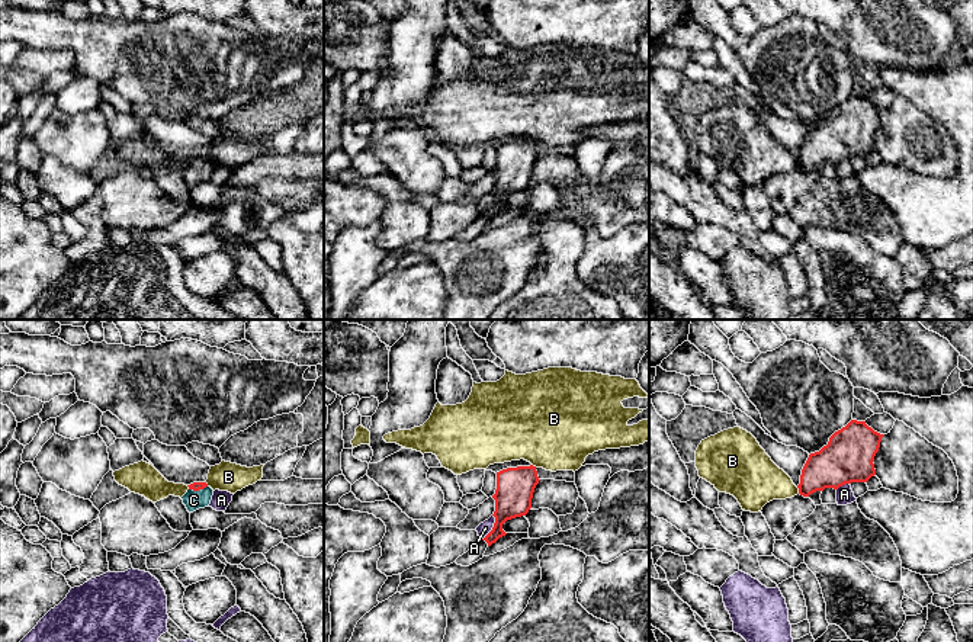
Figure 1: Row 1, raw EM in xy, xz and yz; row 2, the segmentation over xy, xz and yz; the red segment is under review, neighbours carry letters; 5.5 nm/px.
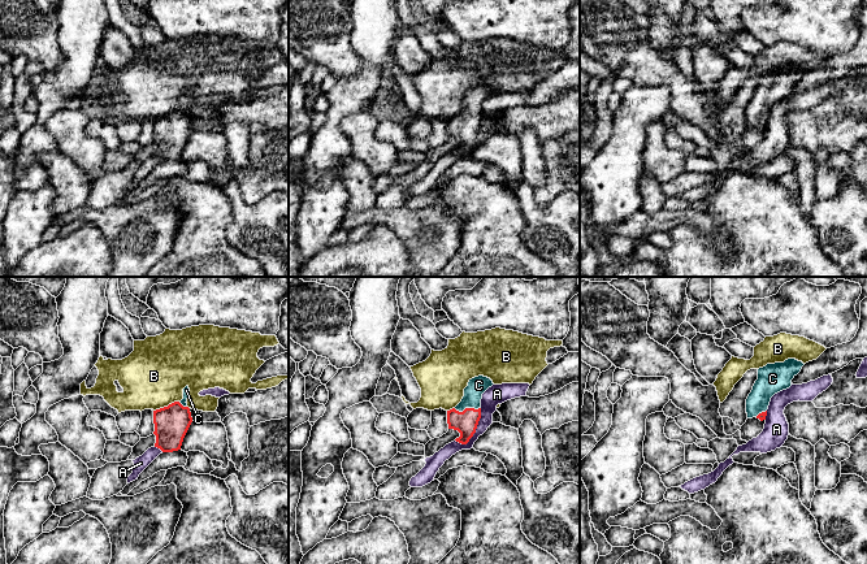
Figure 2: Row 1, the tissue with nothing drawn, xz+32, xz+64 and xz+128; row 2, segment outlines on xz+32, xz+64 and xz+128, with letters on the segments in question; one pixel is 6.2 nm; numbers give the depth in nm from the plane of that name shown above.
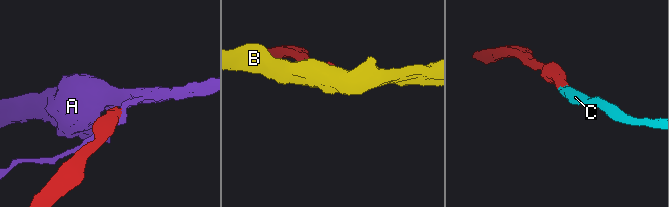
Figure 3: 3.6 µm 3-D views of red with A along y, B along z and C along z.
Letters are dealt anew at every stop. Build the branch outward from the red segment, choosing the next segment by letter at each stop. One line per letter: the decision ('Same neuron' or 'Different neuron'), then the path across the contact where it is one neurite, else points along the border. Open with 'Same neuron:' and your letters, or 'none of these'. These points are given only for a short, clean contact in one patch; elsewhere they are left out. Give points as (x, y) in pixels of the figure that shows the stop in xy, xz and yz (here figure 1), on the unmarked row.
Same neuron: C
A: Different neuron
B: Different neuron. Boundary: yz (796, 161), (799, 167)
C: Same neuron. Path across: xy (196, 160), (198, 164), (193, 175)

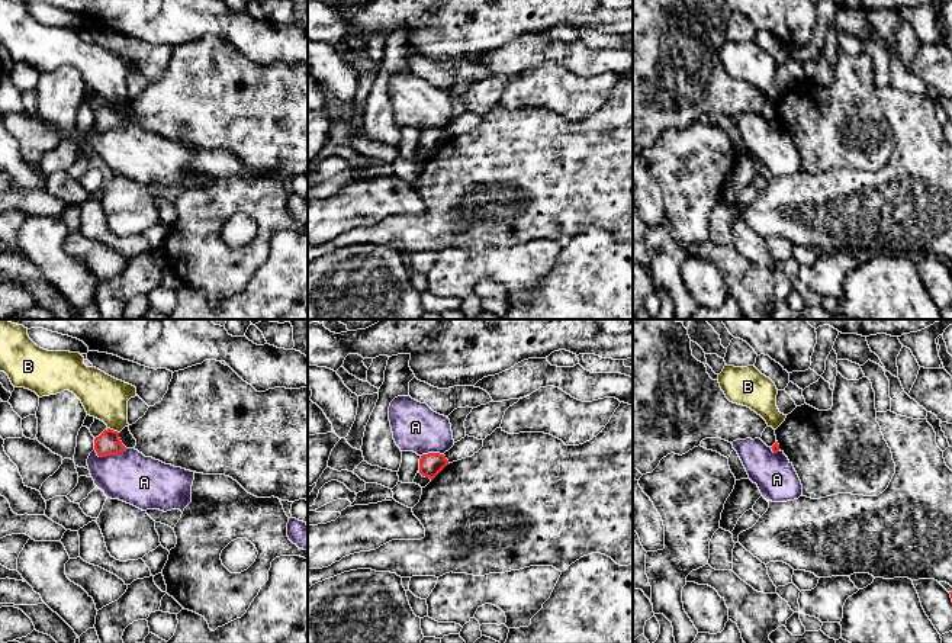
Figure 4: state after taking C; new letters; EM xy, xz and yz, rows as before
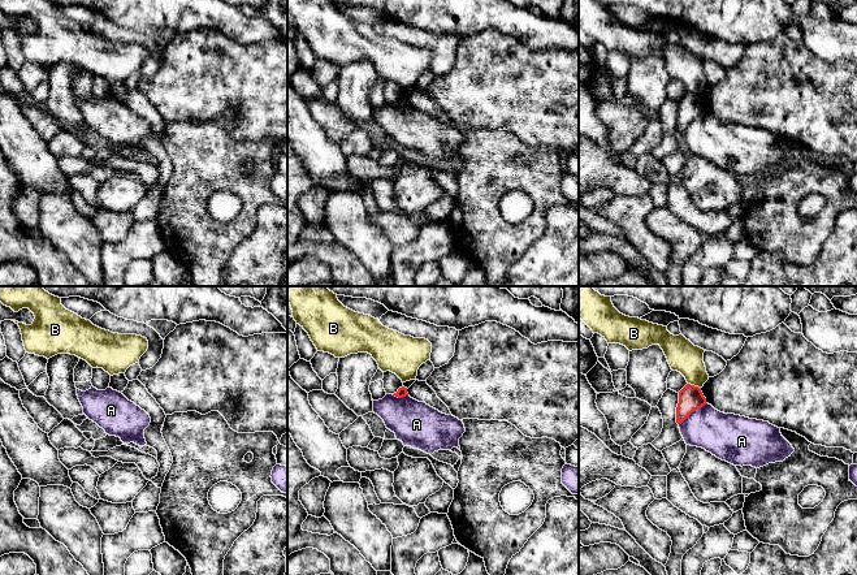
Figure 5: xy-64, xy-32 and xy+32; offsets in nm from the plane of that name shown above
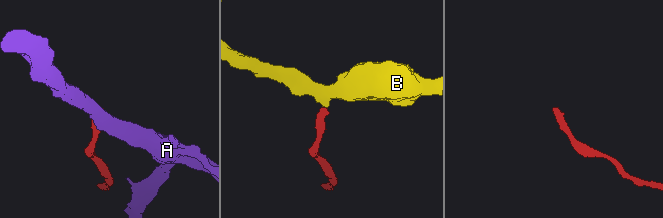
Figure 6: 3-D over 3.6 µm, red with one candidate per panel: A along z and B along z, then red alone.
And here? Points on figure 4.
Same neuron: none of these
A: Different neuron
B: Different neuron. Boundary: xy (108, 102), (118, 108)

